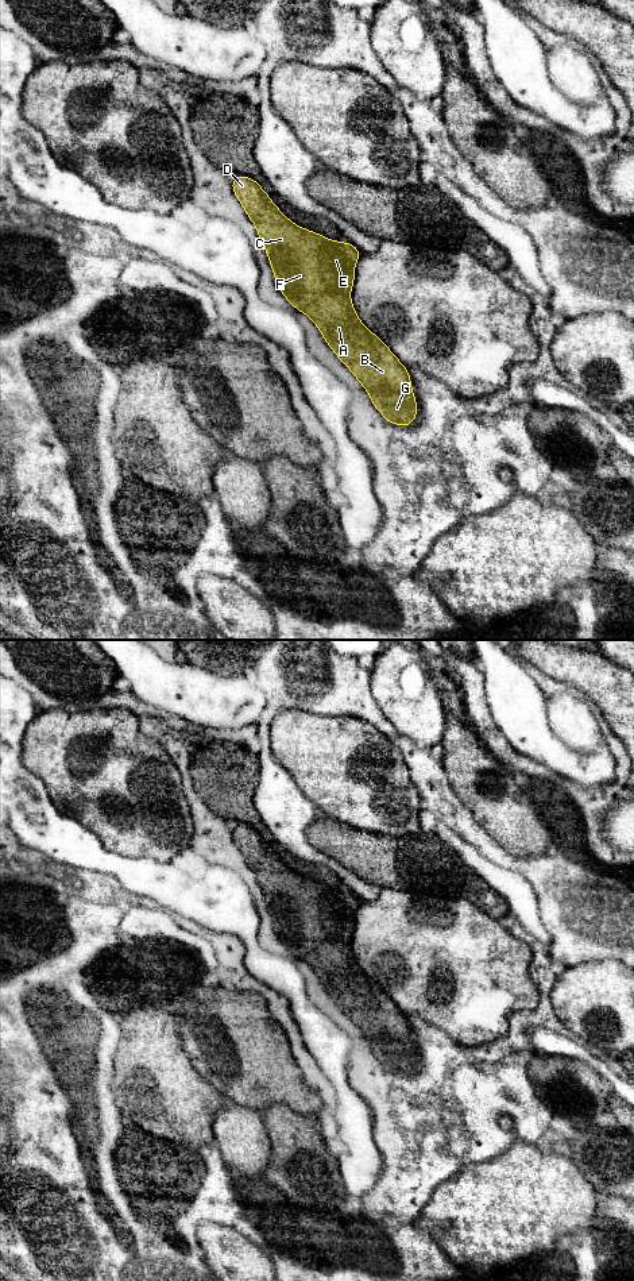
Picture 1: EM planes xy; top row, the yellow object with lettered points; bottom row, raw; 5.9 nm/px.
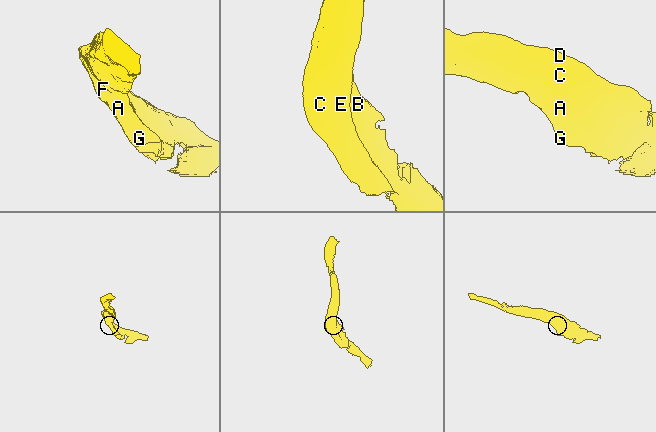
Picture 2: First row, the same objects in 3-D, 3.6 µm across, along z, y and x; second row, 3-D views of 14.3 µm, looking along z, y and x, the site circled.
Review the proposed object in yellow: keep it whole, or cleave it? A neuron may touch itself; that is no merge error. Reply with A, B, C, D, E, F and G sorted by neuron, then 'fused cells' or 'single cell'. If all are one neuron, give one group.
groups A B C D E F G; single cell

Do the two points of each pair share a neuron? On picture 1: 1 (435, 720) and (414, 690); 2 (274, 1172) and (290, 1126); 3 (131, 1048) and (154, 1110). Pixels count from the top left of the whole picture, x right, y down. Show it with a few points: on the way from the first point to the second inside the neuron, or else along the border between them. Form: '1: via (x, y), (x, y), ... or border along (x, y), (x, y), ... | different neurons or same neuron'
1: via (428, 713), (414, 697) | same neuron
2: via (285, 1161), (290, 1156), (290, 1137) | same neuron
3: via (136, 1063), (154, 1081), (154, 1095) | same neuron

